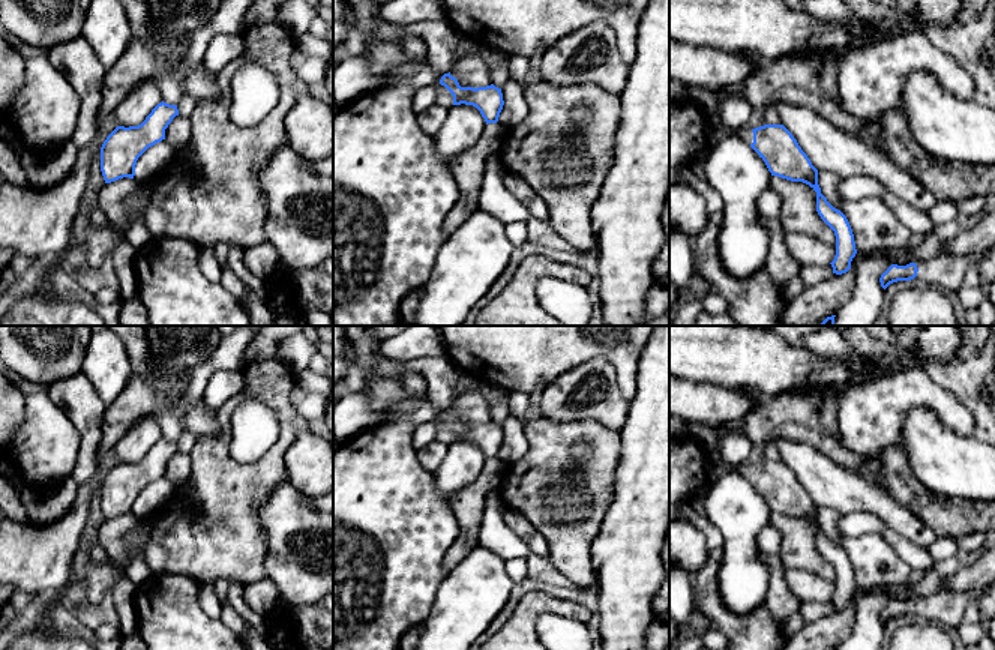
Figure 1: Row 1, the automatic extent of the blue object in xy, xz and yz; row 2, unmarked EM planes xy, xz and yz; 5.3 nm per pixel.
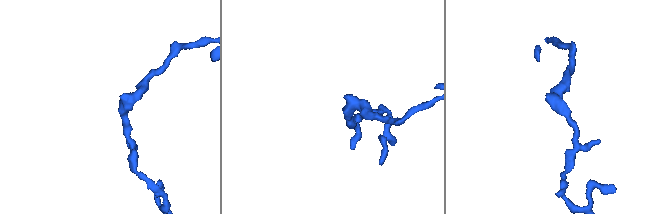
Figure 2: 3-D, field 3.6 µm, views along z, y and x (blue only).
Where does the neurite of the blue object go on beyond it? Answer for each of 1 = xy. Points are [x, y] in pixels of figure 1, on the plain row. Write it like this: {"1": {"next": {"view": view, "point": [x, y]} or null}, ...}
{"1": {"next": null}}

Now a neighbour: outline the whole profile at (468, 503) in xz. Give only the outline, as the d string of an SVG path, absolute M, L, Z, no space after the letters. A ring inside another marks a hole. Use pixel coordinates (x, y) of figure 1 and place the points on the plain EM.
M488 459L480 474L453 494L450 507L459 524L459 534L443 557L446 572L455 569L479 545L483 510L489 494L500 486L503 467L503 462Z

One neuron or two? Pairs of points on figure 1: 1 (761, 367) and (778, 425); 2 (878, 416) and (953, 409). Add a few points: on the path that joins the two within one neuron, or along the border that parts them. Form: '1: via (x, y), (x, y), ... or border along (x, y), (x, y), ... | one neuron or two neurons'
1: border along (805, 389), (776, 394), (763, 401) | two neurons
2: via (896, 398), (935, 398) | one neuron

